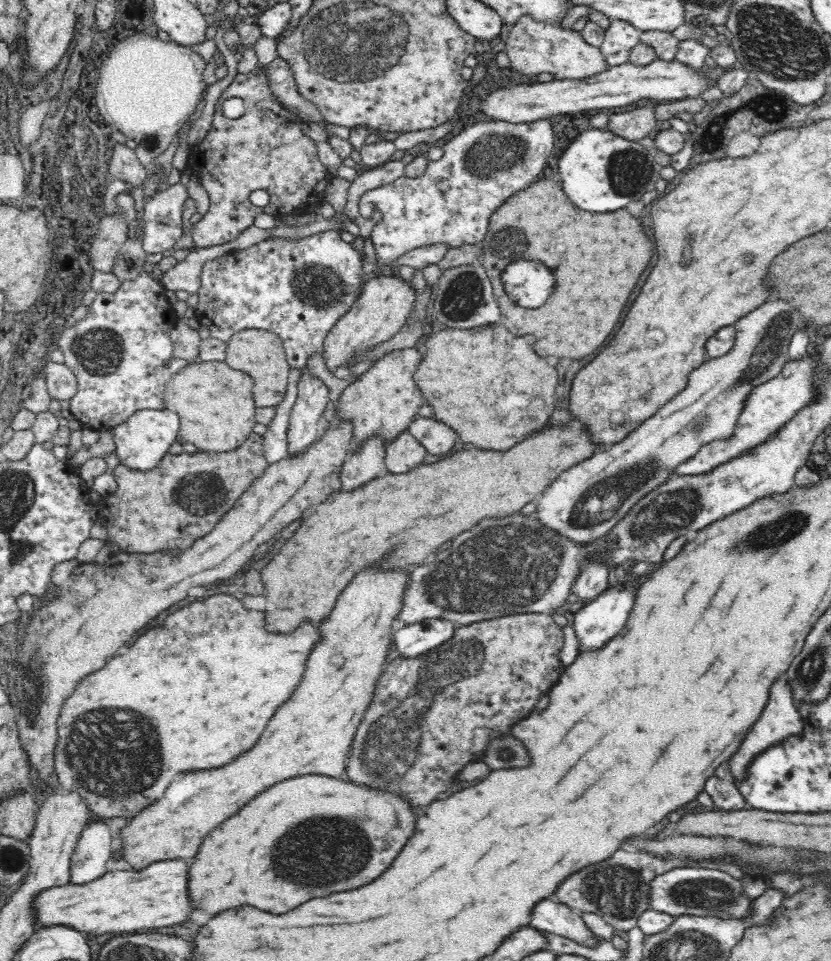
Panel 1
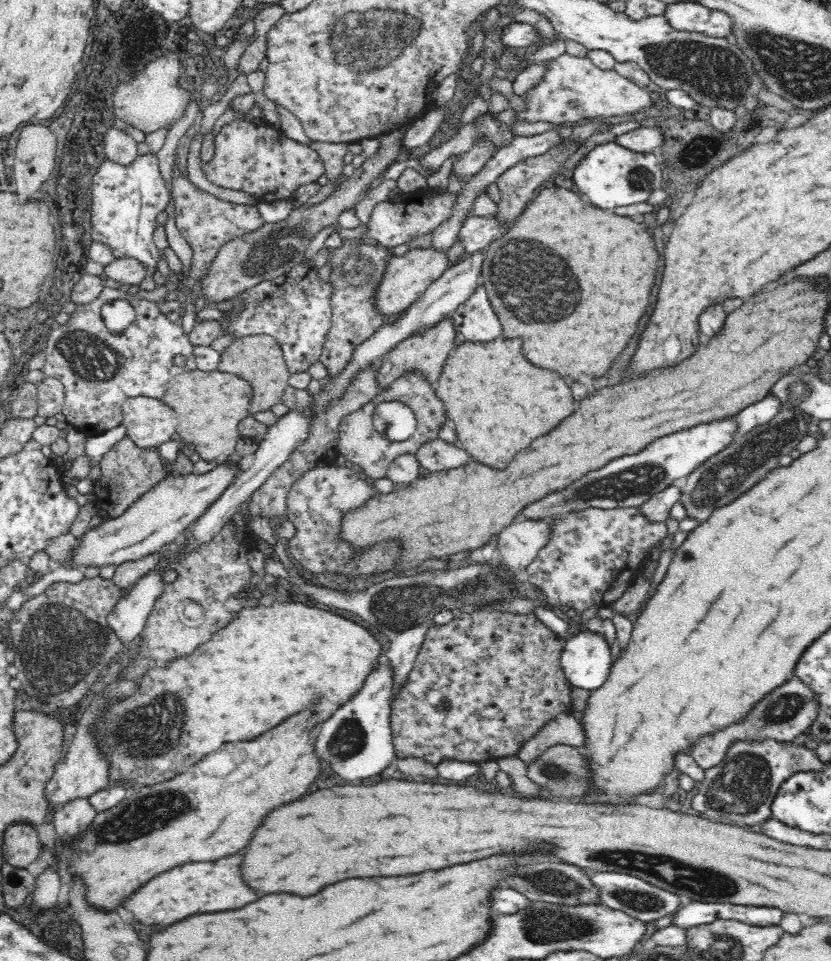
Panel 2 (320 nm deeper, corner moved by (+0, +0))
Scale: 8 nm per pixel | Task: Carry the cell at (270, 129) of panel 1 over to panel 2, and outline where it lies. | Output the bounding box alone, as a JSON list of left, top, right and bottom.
[203,120,325,202]

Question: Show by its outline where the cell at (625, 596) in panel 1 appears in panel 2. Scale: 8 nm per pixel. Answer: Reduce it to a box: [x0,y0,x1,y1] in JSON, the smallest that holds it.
[559,630,612,691]

